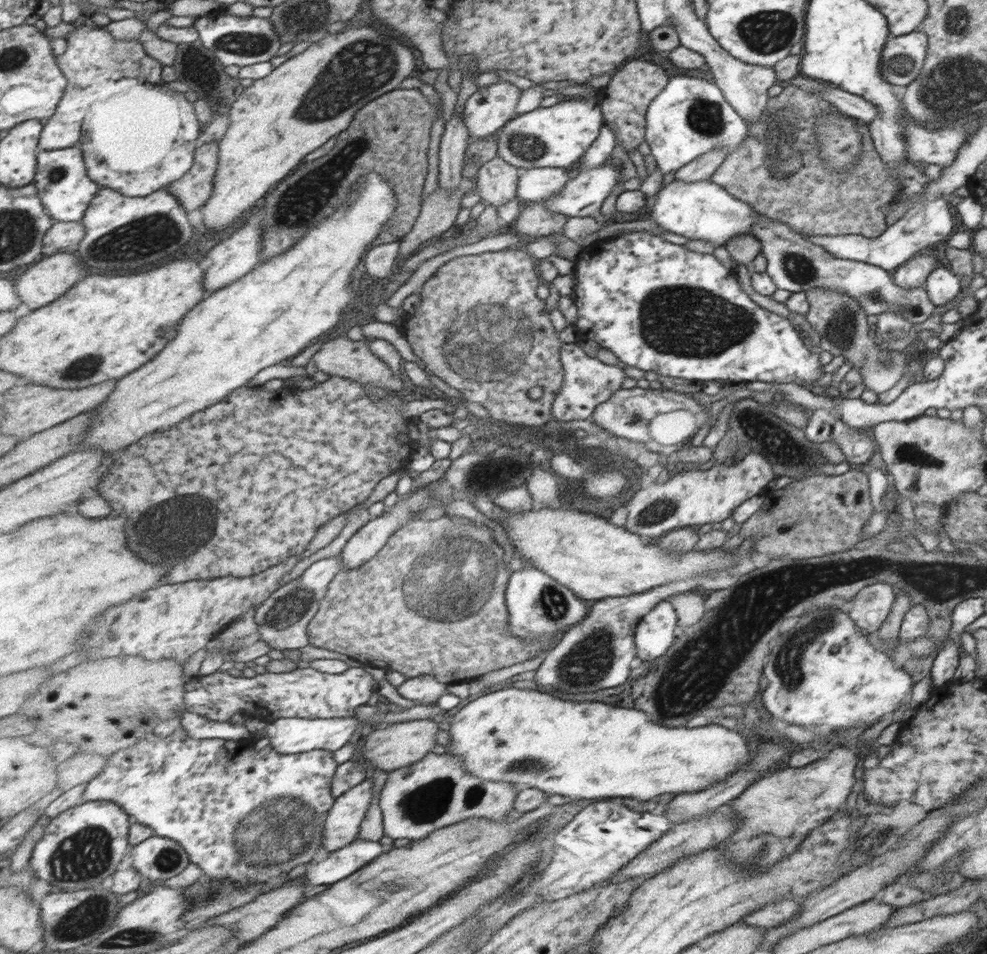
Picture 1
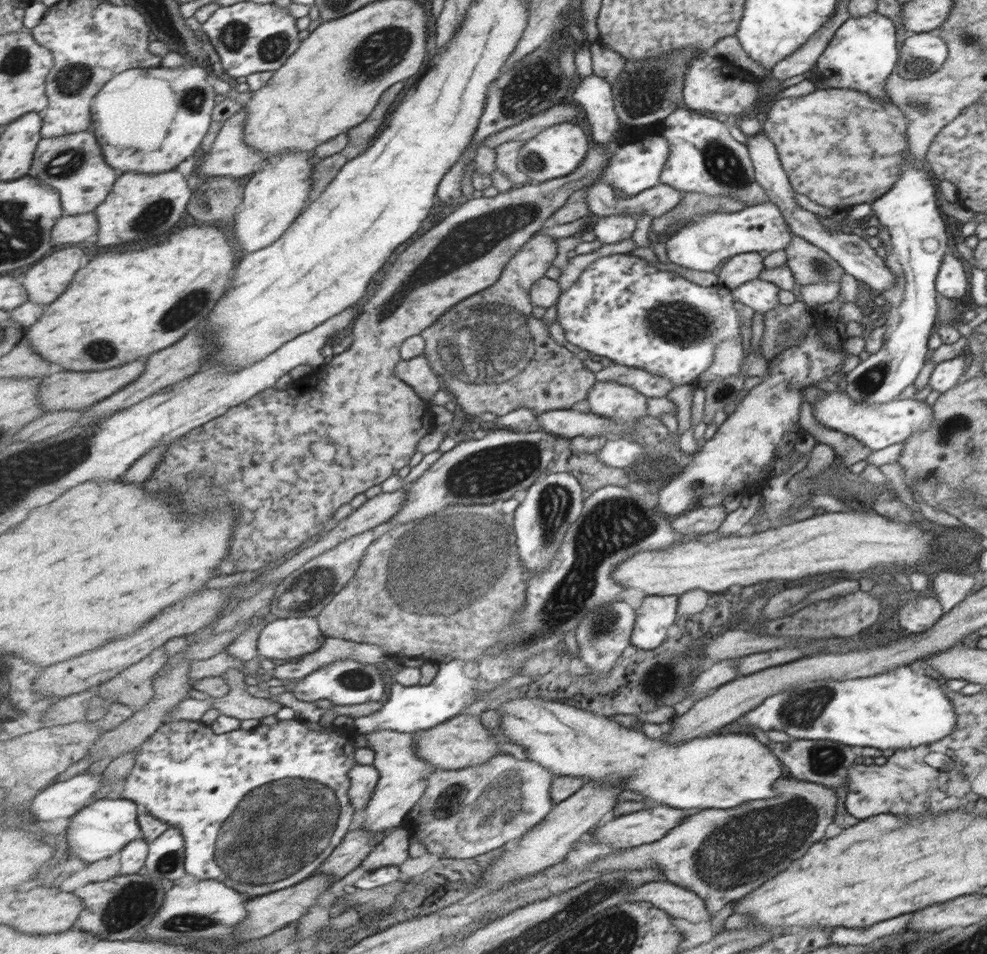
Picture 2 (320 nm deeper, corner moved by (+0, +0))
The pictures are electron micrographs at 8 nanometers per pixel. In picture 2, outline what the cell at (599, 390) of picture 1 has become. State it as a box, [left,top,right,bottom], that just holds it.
[587,381,646,421]

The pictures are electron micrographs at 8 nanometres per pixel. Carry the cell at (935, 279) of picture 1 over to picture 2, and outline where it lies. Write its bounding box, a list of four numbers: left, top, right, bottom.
[935,253,968,299]

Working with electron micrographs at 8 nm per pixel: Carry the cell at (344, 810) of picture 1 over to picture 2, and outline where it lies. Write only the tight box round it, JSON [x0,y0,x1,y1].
[353,730,437,832]

